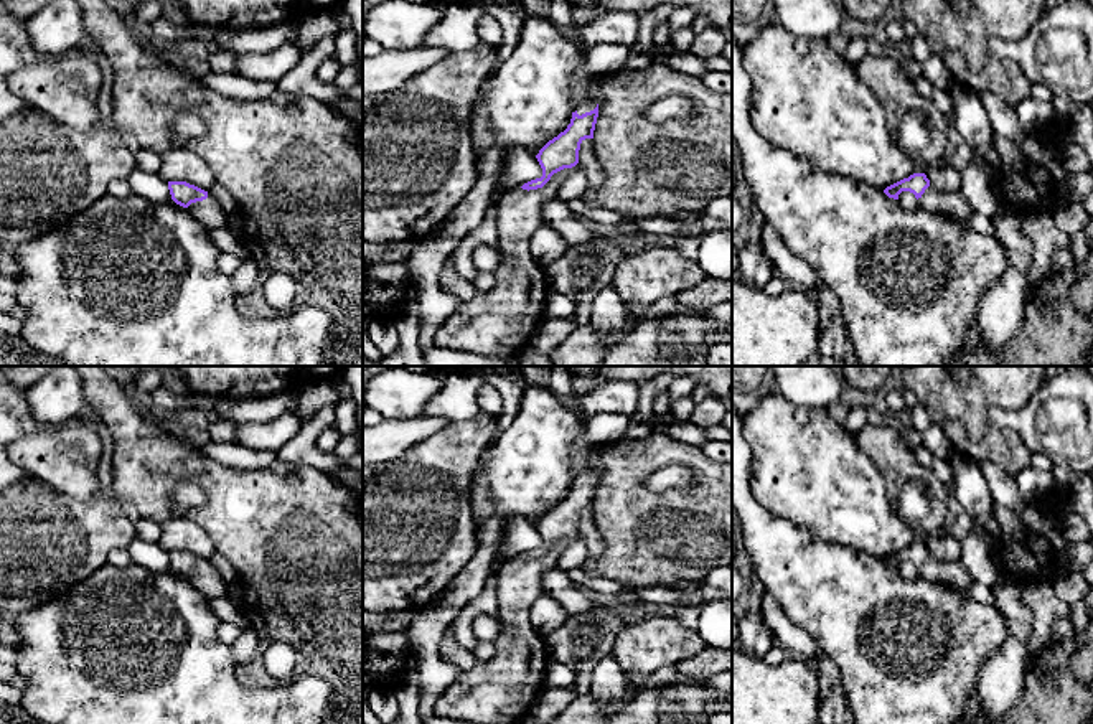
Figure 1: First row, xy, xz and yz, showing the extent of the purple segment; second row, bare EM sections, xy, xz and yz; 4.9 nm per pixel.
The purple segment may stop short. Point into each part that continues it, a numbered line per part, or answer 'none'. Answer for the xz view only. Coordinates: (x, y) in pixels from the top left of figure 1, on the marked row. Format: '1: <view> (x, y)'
1: xz (591, 101)
2: xz (498, 324)

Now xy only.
1: xy (208, 211)

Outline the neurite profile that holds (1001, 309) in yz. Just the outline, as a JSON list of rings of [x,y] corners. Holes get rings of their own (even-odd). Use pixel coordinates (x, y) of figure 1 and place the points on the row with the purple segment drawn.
[[[1011,267],[997,284],[981,295],[976,325],[981,343],[989,351],[1001,353],[1024,322],[1029,290],[1027,275]]]

